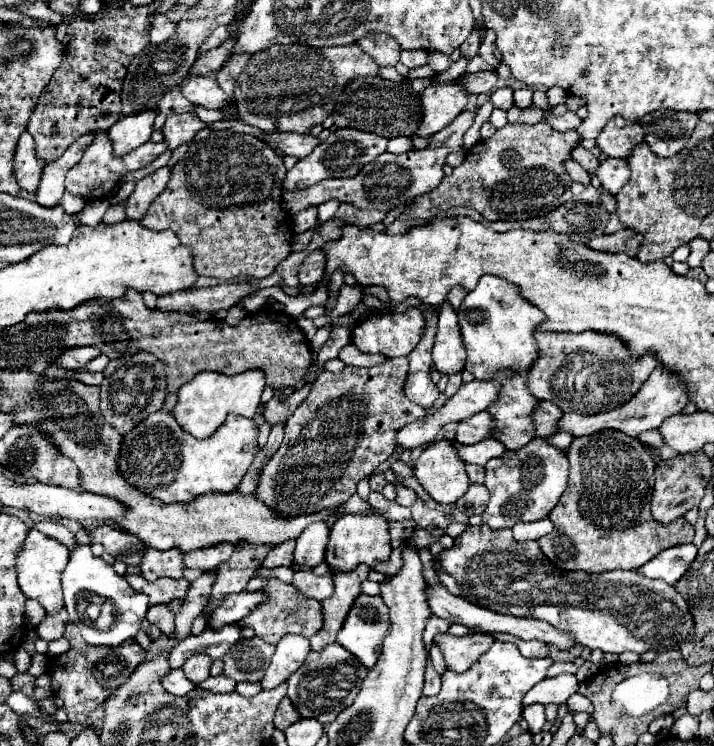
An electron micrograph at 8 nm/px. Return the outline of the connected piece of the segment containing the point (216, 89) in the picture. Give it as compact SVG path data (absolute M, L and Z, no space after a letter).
M192 76L184 80L184 84L180 86L180 92L196 106L204 106L208 110L224 110L234 104L234 98L228 98L214 78Z

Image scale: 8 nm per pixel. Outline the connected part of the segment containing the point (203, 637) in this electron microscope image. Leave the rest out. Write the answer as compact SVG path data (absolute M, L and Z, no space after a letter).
M226 624L222 630L206 628L200 636L188 636L186 640L174 646L174 652L170 654L170 666L182 668L188 656L194 656L200 652L208 654L210 658L222 658L224 652L228 652L228 648L238 638L240 638L240 628L236 624Z

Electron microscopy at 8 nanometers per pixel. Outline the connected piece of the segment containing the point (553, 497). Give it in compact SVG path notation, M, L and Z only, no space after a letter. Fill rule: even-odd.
M534 438L530 444L526 444L516 452L504 452L500 458L488 460L484 486L490 492L490 504L484 510L482 520L492 530L512 528L518 522L542 520L558 504L562 492L566 490L566 484L568 484L566 452L548 444L542 438Z

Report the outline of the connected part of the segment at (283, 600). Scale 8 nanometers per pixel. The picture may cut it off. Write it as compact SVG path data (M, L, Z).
M270 578L264 590L268 600L262 602L258 608L254 608L254 612L250 612L244 620L240 620L238 626L250 626L256 632L256 636L260 636L268 644L278 644L280 638L286 634L300 634L310 638L322 628L324 616L322 616L322 604L318 600L304 598L292 584L278 582L276 578Z

